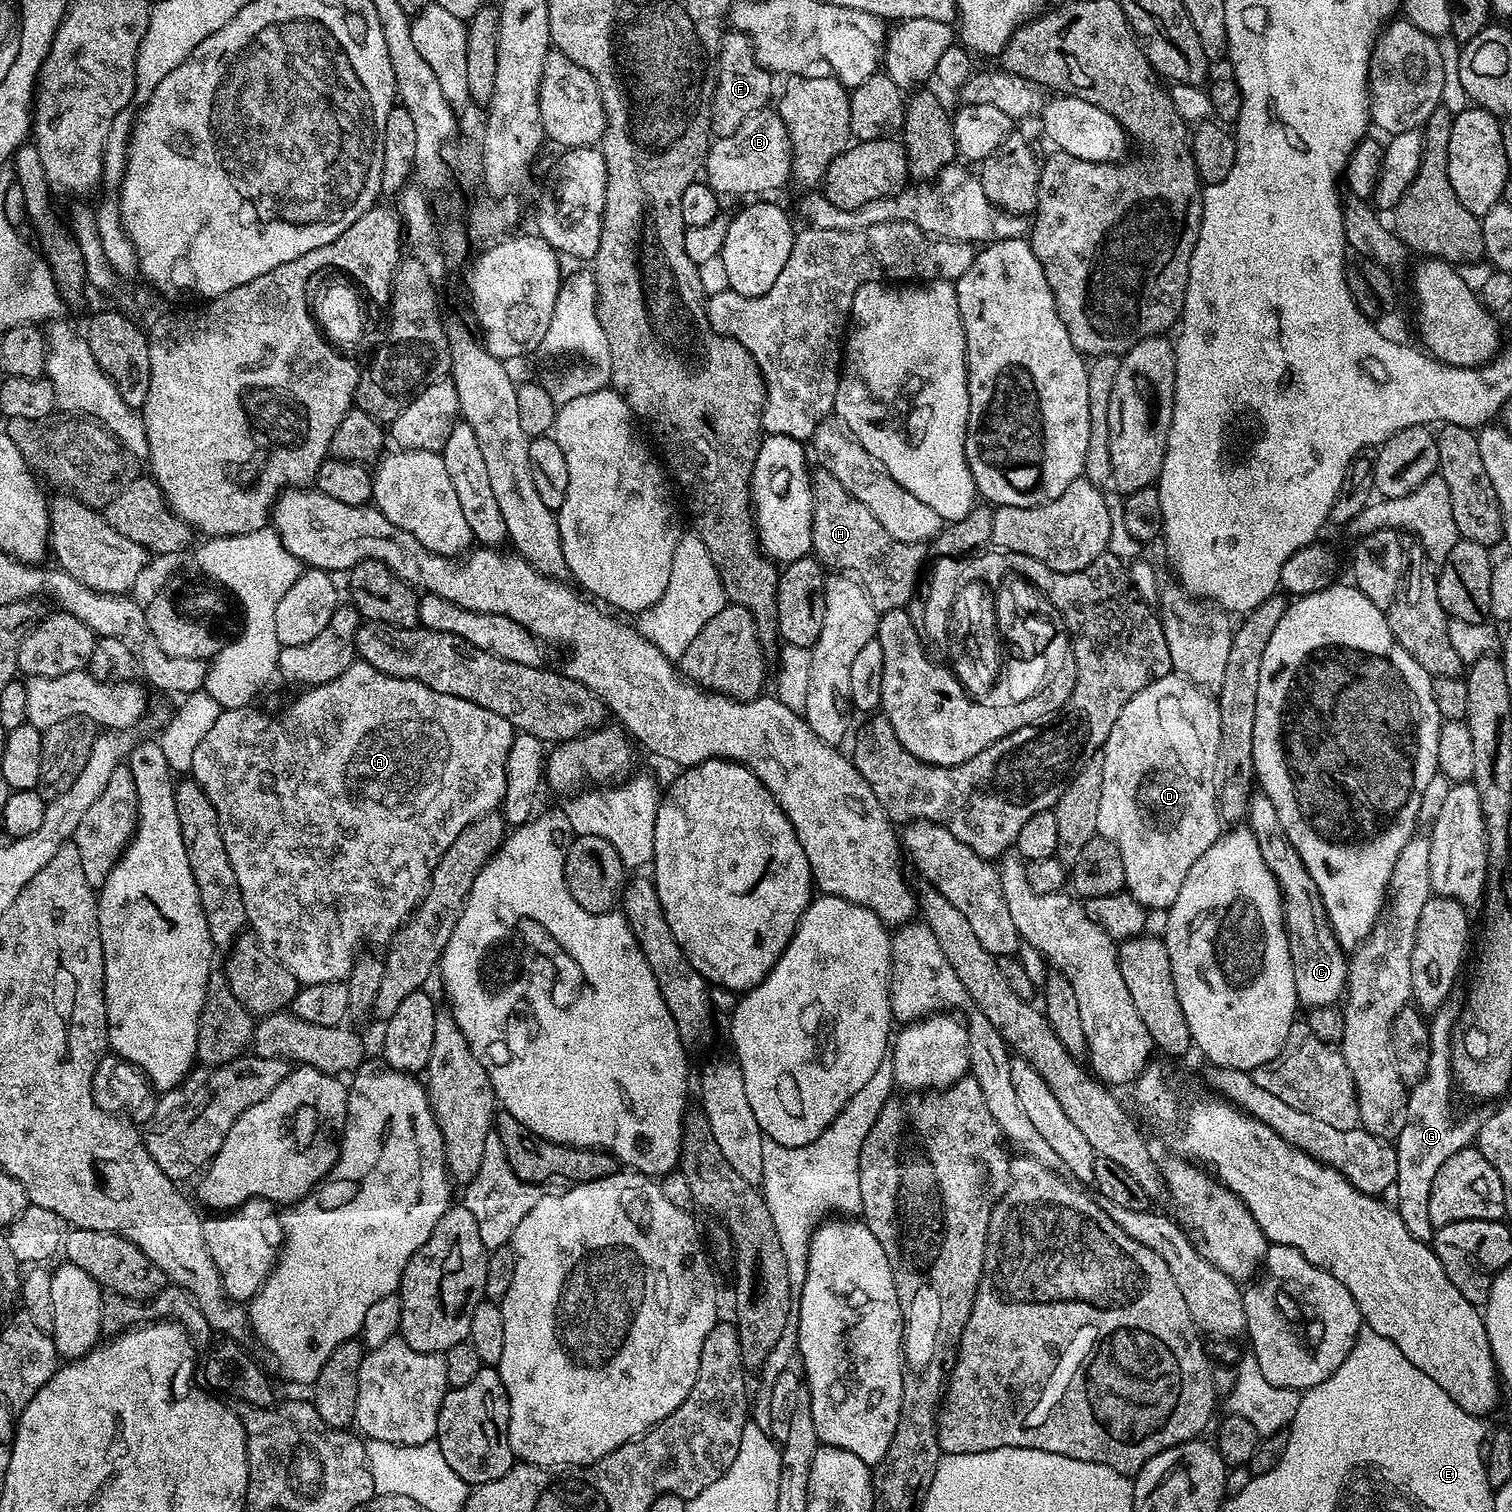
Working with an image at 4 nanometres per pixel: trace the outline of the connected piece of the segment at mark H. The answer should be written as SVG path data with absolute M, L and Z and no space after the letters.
M817 467L811 477L812 552L820 563L832 570L843 569L859 580L873 606L881 613L908 606L924 564L925 545L907 544L892 537L886 526L882 526L882 522L878 522L878 518L874 518L874 514L870 514L870 510L866 510L866 506L862 506L862 502L846 491L842 482L825 468Z

